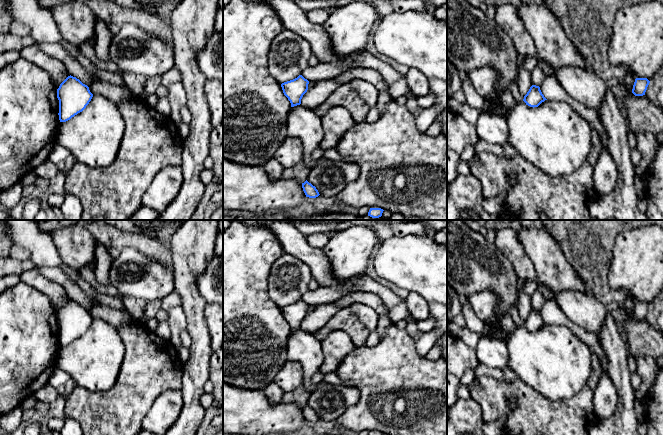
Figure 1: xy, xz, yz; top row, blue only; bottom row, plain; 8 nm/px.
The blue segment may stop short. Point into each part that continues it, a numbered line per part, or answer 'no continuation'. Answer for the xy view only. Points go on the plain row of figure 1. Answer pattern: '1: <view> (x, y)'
no continuation

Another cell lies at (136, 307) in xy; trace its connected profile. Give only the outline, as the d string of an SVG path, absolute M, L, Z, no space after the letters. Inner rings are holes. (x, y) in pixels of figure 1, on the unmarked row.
M121 297L125 310L128 311L135 319L141 321L143 324L147 322L144 315L147 302L141 299L134 299L132 297Z

